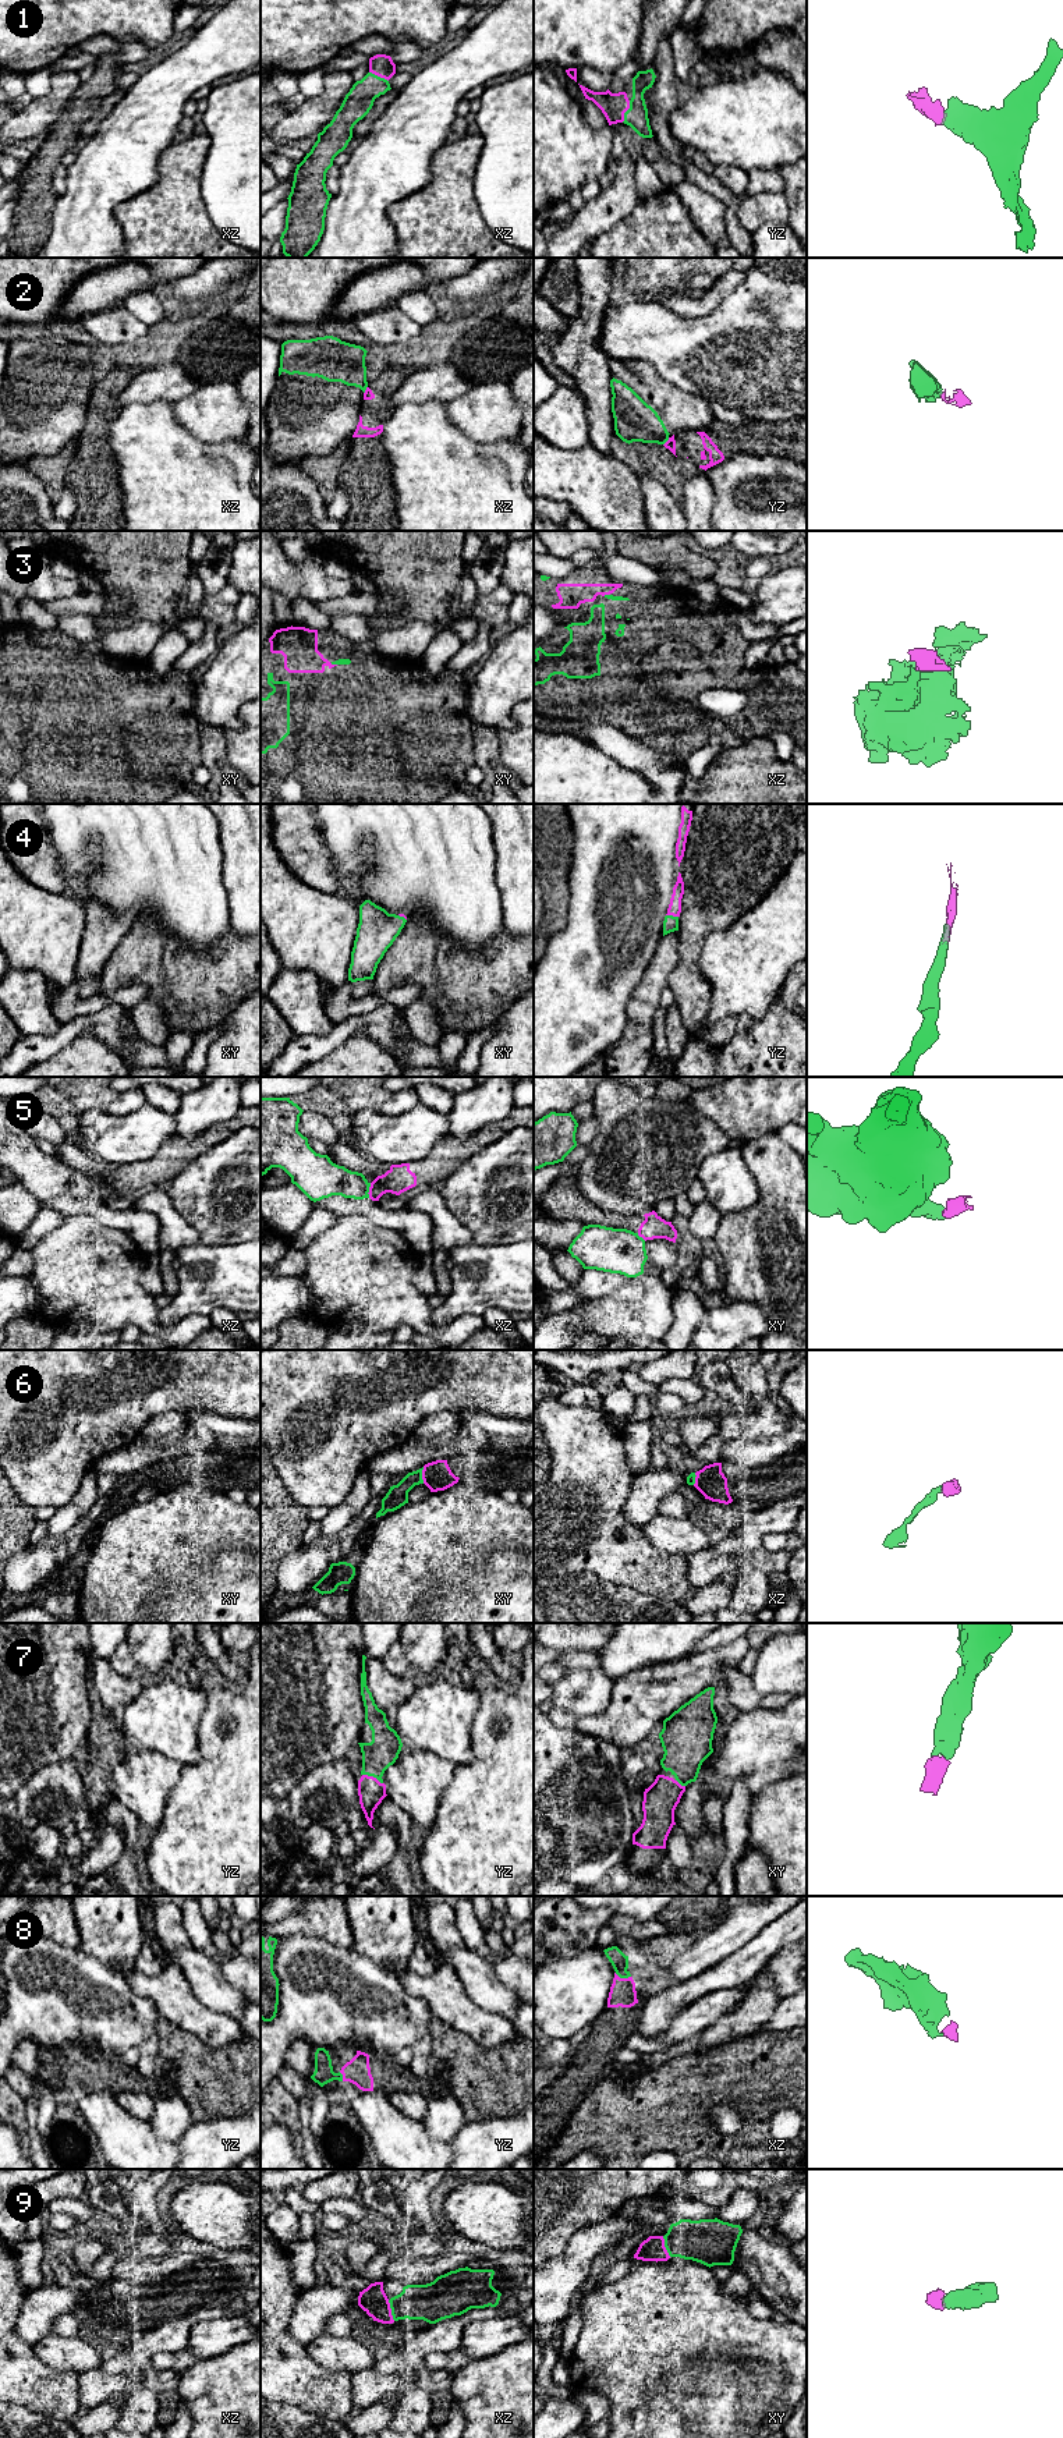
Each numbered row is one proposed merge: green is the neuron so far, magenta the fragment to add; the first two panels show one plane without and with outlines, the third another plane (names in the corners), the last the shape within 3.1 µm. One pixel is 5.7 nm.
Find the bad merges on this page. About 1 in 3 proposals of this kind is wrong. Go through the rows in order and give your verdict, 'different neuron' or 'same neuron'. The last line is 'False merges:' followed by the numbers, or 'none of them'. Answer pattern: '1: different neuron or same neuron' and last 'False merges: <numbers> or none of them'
1: same neuron
2: different neuron
3: same neuron
4: same neuron
5: different neuron
6: same neuron
7: same neuron
8: same neuron
9: same neuron
False merges: 2, 5

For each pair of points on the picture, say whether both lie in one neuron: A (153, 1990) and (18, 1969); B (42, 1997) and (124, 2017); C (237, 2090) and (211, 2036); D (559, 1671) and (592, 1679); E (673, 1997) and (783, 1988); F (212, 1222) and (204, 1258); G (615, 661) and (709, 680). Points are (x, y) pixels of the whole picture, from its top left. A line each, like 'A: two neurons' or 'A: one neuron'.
A: two neurons
B: one neuron
C: two neurons
D: two neurons
E: two neurons
F: two neurons
G: one neuron

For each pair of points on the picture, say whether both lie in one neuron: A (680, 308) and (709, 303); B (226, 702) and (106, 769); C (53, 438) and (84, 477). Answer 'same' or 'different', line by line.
A: same
B: different
C: different

